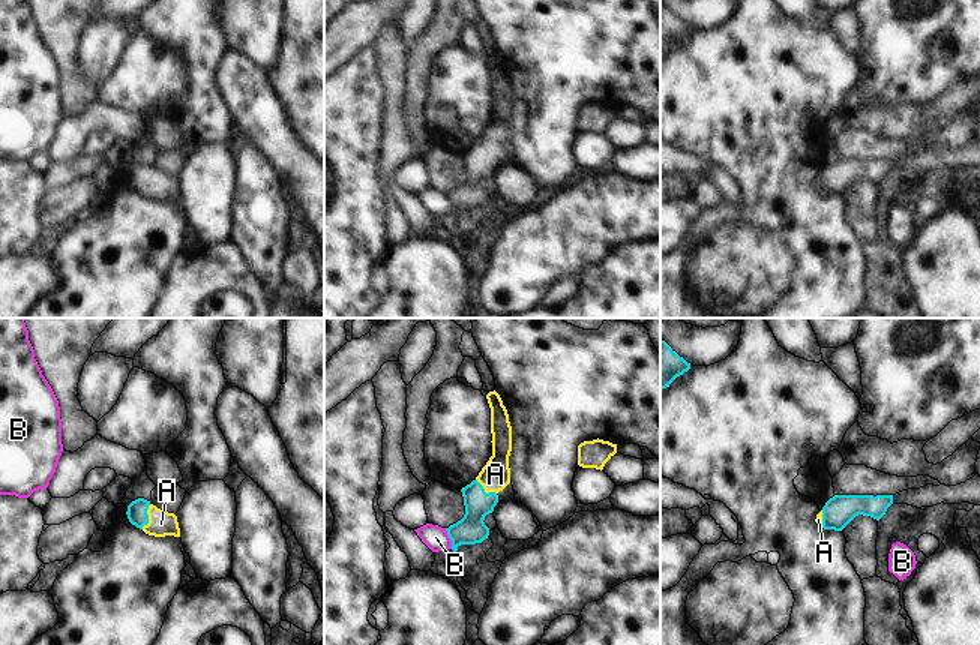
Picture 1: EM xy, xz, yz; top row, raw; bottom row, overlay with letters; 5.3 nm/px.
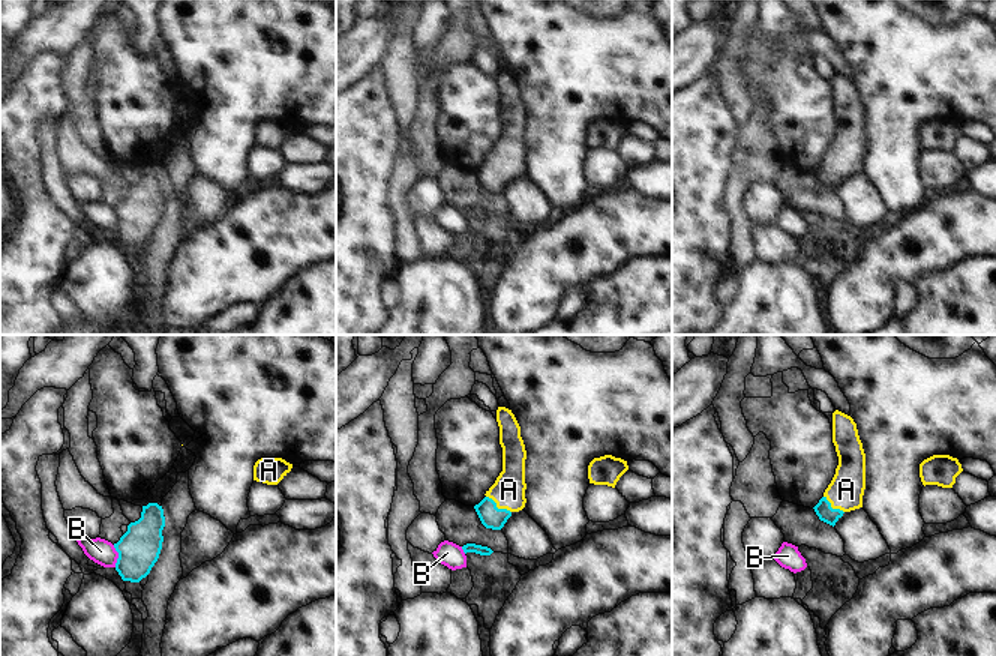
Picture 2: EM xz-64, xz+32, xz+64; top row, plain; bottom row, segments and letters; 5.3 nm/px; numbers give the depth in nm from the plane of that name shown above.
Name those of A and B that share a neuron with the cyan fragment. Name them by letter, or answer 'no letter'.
A

